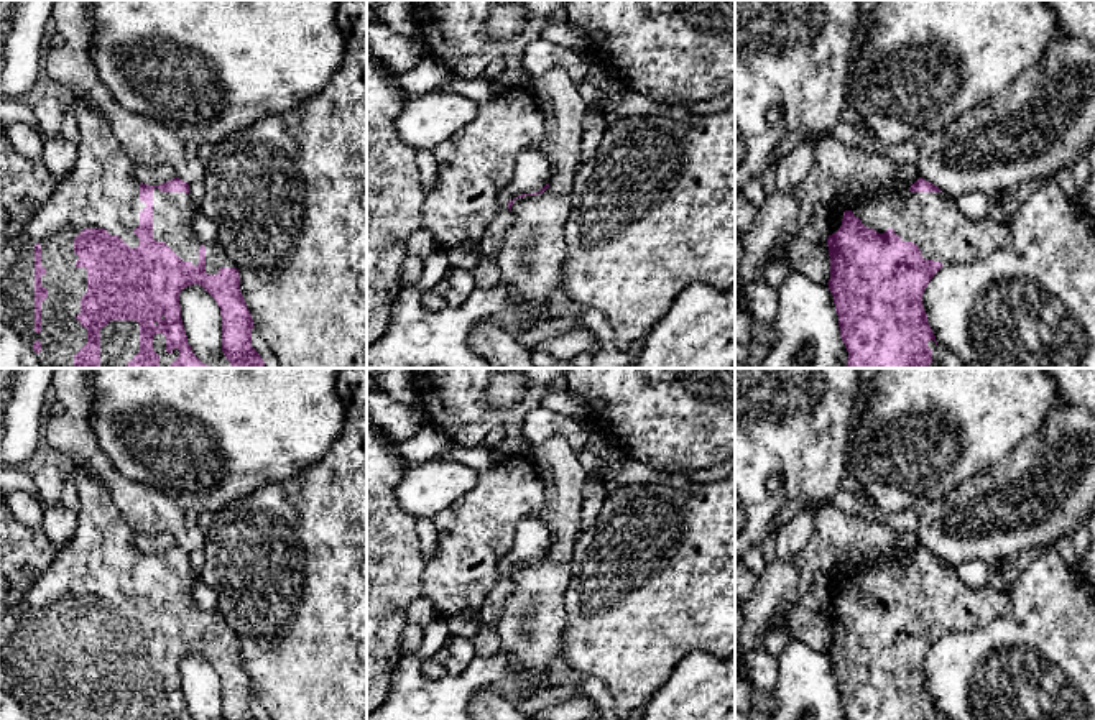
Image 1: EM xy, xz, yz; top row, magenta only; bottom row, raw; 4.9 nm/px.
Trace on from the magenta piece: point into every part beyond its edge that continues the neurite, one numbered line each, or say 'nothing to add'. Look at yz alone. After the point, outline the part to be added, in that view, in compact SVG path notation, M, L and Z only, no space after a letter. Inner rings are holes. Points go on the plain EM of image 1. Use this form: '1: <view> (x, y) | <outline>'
1: yz (931, 589) | M891 556L881 562L847 567L830 577L829 603L840 597L845 579L878 602L893 597L903 610L916 612L924 628L942 633L972 631L1011 608L1008 592L990 585L972 588L945 561L901 564Z

